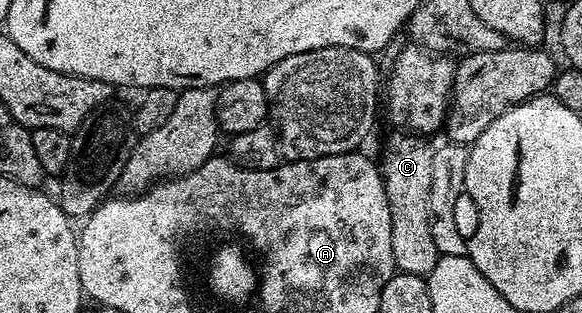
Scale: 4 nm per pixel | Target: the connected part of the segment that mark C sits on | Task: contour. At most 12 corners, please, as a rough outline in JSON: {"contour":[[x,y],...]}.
{"contour":[[395,129],[381,174],[395,266],[426,277],[433,147]]}

